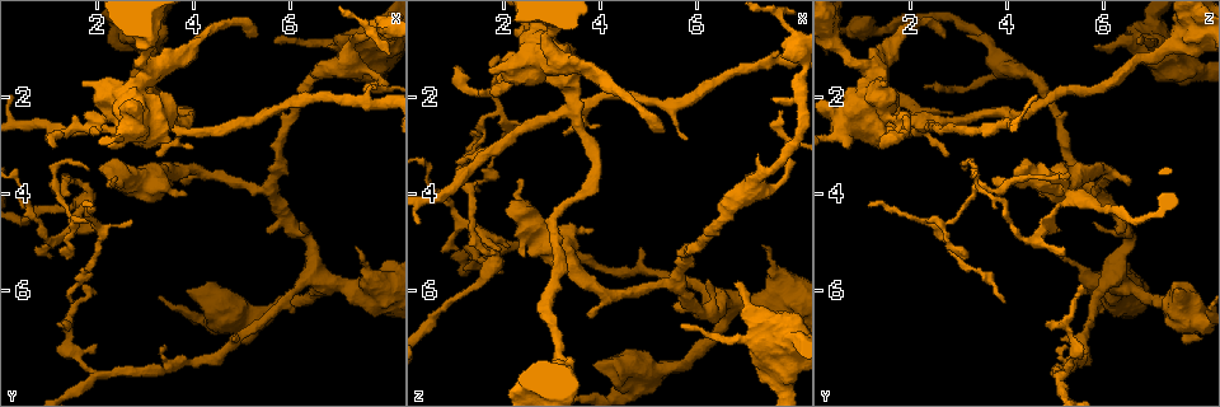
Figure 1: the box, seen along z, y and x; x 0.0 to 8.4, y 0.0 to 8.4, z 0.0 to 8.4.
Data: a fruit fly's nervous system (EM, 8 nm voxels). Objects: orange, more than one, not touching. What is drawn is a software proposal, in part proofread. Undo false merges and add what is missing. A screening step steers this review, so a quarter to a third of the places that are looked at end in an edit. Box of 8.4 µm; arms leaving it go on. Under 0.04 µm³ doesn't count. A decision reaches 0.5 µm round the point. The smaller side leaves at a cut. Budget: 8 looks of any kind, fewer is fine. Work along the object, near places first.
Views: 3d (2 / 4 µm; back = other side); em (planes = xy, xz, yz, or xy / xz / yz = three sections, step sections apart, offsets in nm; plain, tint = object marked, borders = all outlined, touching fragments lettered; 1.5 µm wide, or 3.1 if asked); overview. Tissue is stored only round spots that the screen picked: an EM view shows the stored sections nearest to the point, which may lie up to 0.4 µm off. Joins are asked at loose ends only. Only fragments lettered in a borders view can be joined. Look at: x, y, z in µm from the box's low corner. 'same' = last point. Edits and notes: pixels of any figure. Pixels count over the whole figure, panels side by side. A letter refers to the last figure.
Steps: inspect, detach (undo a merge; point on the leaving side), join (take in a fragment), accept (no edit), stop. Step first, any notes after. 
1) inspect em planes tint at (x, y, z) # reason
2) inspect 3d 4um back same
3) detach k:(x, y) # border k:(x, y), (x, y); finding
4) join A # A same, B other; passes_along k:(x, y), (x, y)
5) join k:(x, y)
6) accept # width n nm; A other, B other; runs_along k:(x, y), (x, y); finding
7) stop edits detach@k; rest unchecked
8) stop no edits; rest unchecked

inspect 3d 2um back at (3.50, 2.55, 2.30) # abrupt turn

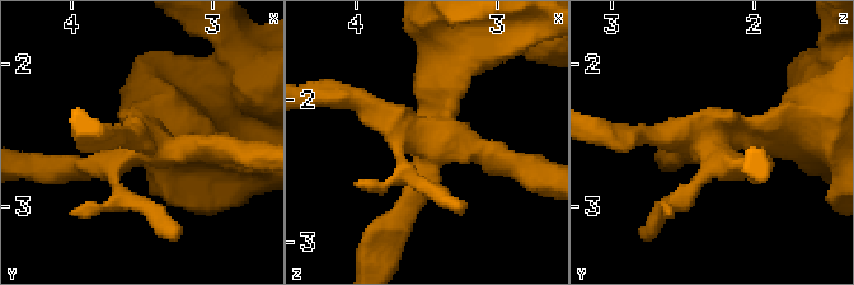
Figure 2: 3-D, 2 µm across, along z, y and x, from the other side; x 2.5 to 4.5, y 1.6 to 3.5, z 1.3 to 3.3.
inspect em xy step 4 borders at (3.50, 2.52, 2.28)

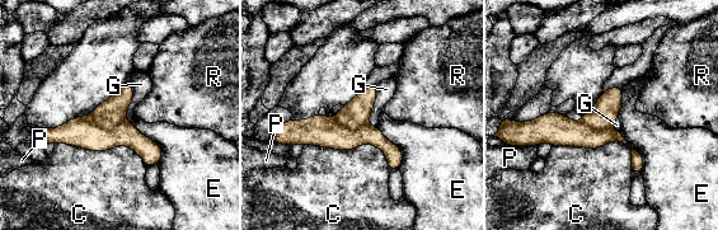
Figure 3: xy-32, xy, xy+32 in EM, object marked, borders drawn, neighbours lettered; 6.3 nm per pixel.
detach 3:(83, 132) # C other, E other, G other, P other, R other; part_leaving 3:(287, 128), (374, 136), (399, 158); a second neuron is stuck on

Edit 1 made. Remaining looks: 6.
inspect em xz step 8 tint at (6.80, 0.90, 5.80) # free end

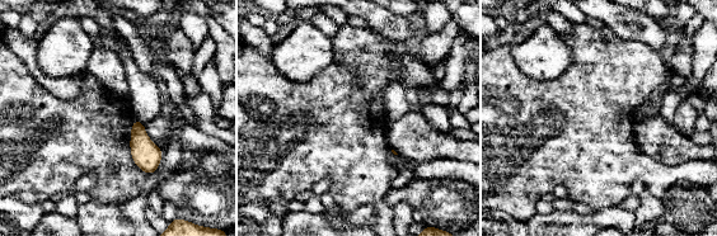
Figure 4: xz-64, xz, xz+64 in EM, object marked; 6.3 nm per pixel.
inspect em xz step 8 borders same # what lies round it

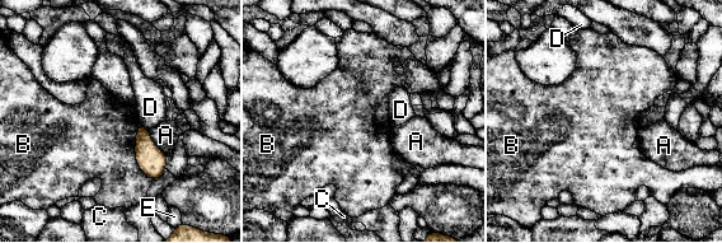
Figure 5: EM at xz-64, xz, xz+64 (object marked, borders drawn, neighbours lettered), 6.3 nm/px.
accept # longest_contact B 380 nm; A other, B other, C other, D other, E other; border 5:(139, 124), (136, 164), (153, 180); none of them fits

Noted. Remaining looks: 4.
inspect em planes tint at (2.45, 3.65, 5.25) # thick end

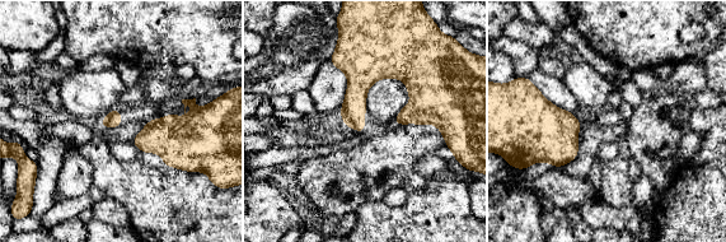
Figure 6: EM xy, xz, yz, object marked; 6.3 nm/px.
inspect em planes borders same # see the neighbours

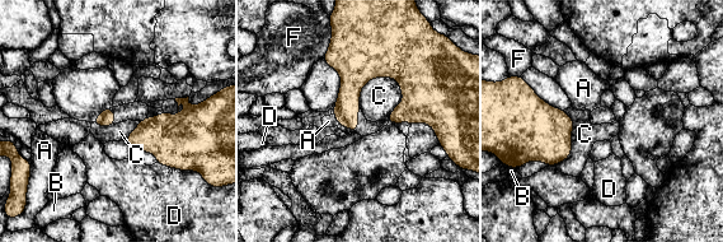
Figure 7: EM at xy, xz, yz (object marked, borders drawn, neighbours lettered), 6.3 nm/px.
accept # A other, B other, C other, D other, F other; border 7:(397, 79), (371, 78), (358, 107); no lettered fragment goes on from it

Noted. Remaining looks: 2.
stop edits detach@3; rest unchecked

